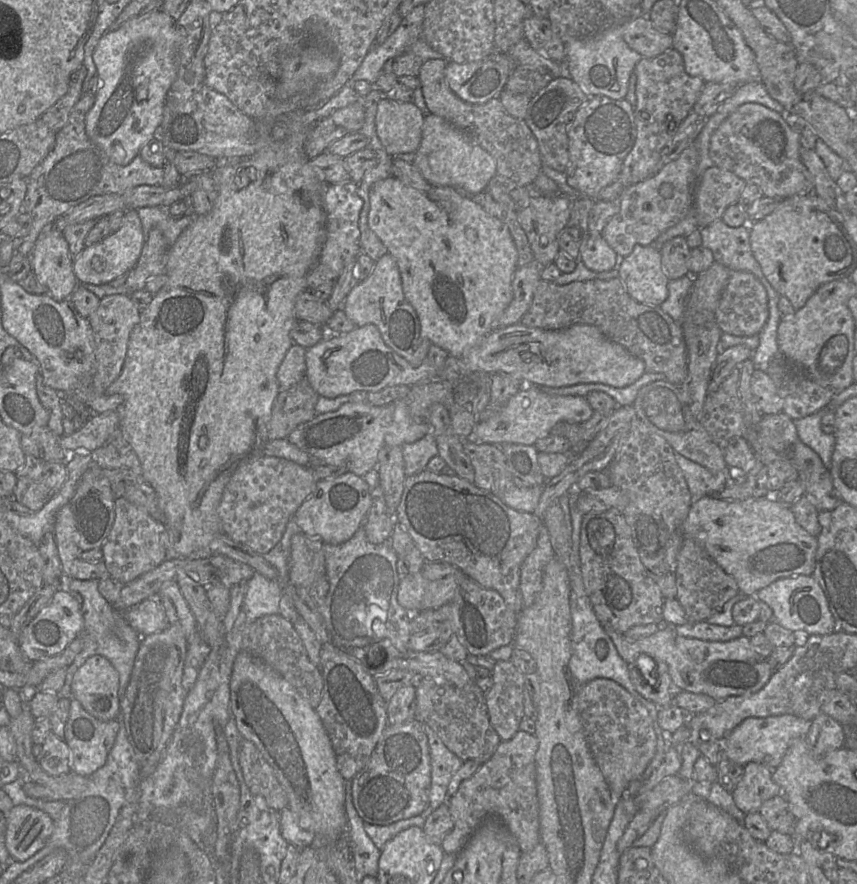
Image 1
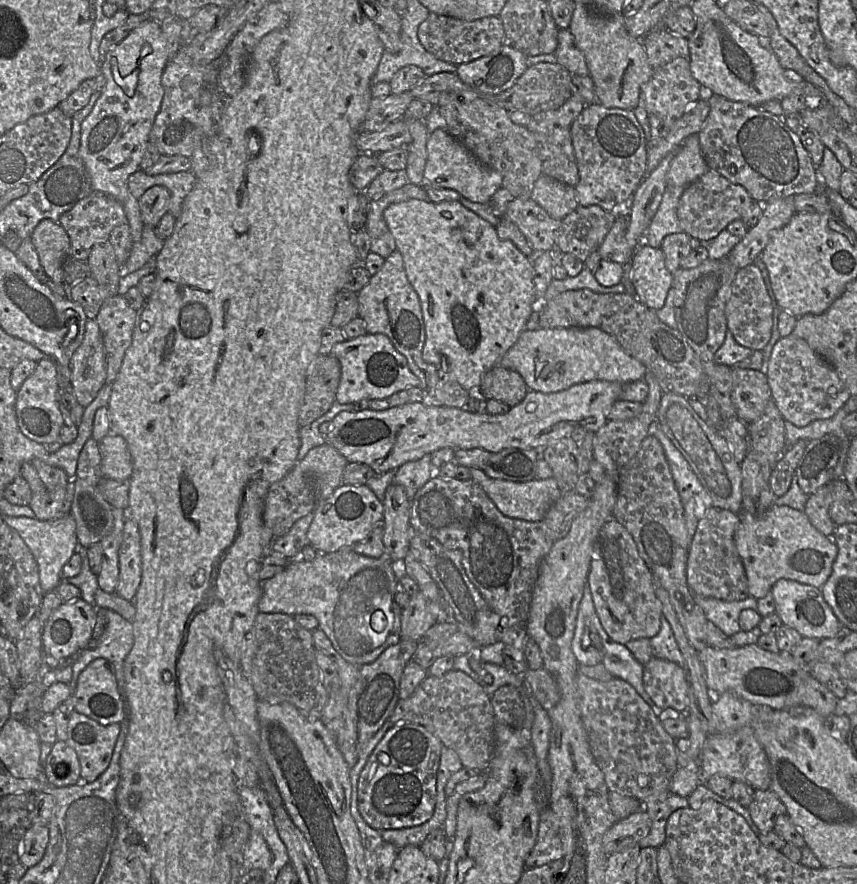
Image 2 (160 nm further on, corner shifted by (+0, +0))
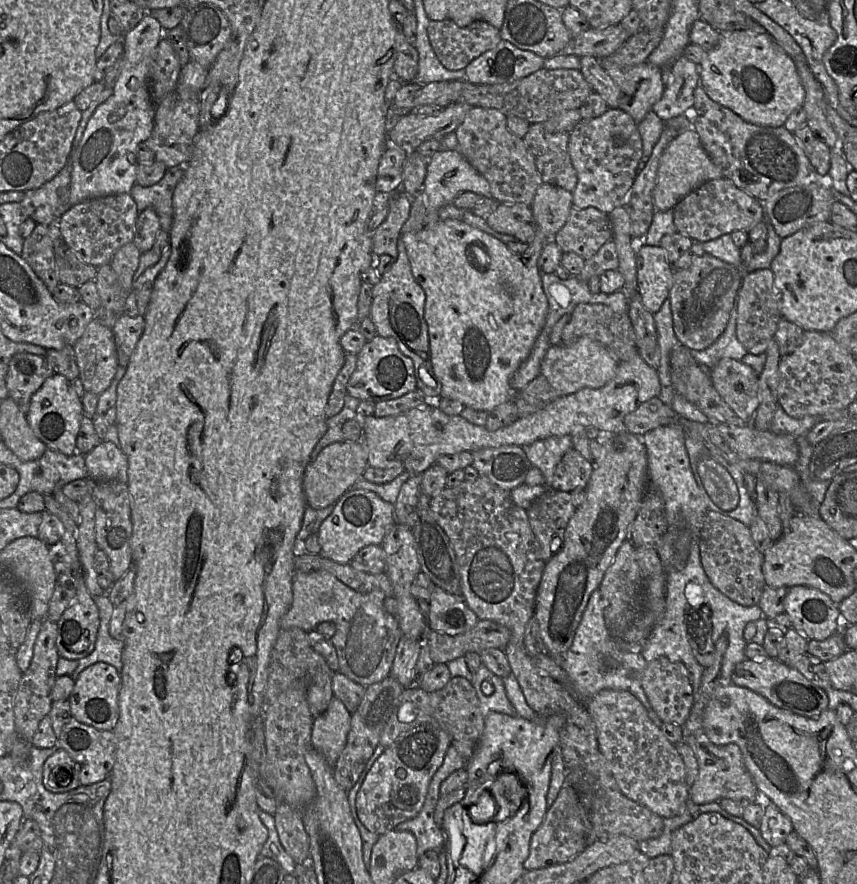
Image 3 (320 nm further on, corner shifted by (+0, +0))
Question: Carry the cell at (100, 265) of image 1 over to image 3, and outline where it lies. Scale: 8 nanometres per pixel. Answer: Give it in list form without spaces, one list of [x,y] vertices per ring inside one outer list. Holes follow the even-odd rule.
[[[147,13],[137,26],[124,36],[123,66],[113,87],[113,94],[89,119],[72,158],[70,206],[92,198],[129,193],[136,183],[138,145],[150,137],[154,128],[156,106],[148,88],[149,71],[152,56],[164,37],[164,31],[168,30]]]

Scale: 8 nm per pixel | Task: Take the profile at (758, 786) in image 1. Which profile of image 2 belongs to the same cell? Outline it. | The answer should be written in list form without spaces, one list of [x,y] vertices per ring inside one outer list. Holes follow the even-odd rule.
[[[770,789],[754,790],[752,802],[747,809],[761,833],[773,831],[777,817],[787,813],[785,805]]]

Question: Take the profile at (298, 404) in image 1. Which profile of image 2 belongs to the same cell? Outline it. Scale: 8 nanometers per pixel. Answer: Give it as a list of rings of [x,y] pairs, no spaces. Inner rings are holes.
[[[318,355],[310,363],[305,395],[298,414],[300,427],[311,424],[331,408],[336,401],[340,376],[340,363],[333,356]]]

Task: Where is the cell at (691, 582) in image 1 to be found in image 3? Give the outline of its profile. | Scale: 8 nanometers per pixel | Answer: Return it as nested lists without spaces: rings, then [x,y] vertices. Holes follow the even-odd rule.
[[[709,511],[699,531],[699,551],[701,564],[707,577],[721,593],[743,606],[758,605],[766,587],[762,571],[763,553],[756,548],[748,526],[732,517]]]

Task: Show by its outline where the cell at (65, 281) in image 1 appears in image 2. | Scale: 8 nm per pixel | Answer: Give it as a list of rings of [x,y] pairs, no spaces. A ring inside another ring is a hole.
[[[43,219],[30,239],[47,277],[56,284],[64,284],[63,263],[70,255],[70,239],[65,229],[58,221]]]

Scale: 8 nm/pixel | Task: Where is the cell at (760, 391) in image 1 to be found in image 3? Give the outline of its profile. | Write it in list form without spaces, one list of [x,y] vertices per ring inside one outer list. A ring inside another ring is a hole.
[[[723,358],[709,370],[721,398],[742,420],[750,424],[759,406],[759,376],[742,361]]]

